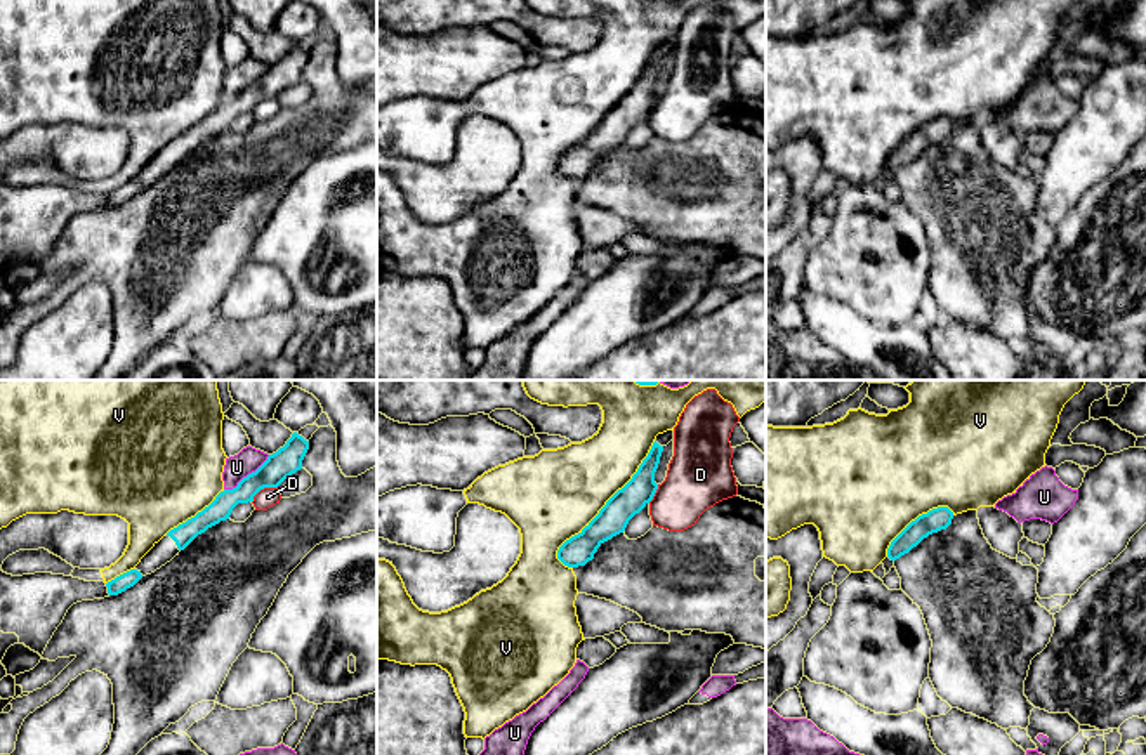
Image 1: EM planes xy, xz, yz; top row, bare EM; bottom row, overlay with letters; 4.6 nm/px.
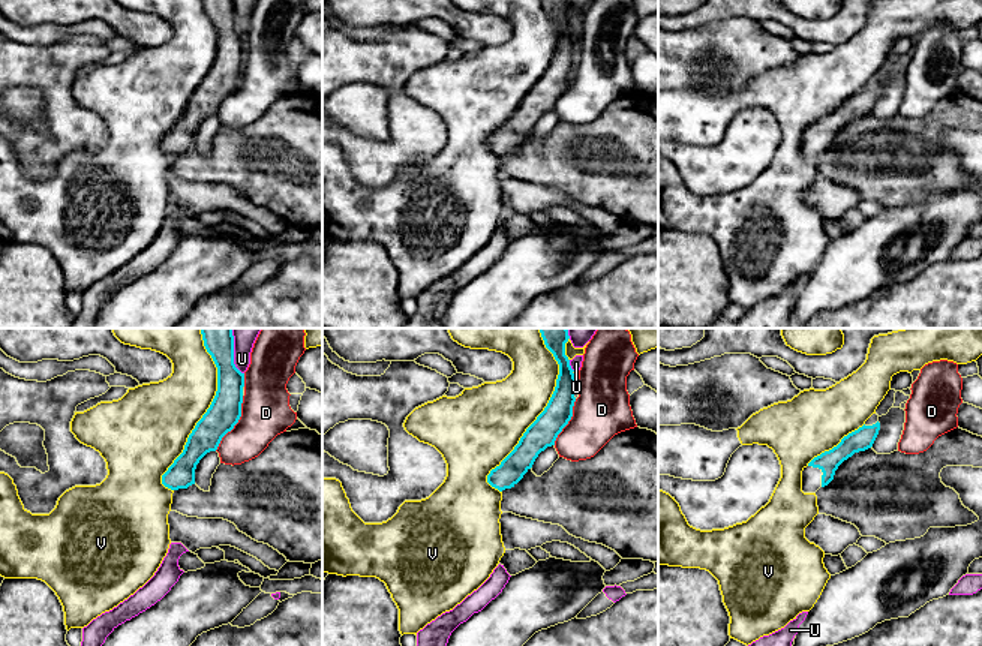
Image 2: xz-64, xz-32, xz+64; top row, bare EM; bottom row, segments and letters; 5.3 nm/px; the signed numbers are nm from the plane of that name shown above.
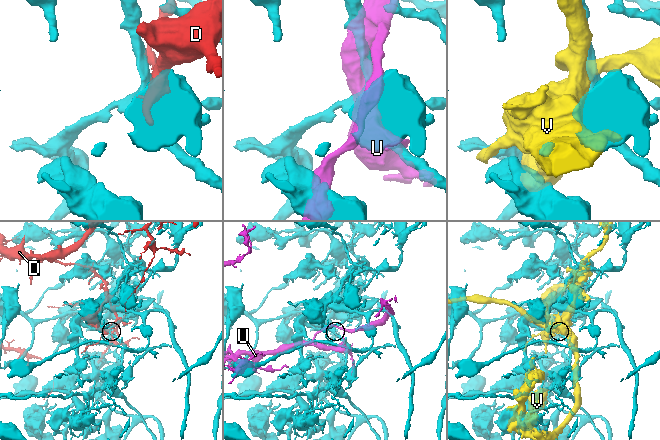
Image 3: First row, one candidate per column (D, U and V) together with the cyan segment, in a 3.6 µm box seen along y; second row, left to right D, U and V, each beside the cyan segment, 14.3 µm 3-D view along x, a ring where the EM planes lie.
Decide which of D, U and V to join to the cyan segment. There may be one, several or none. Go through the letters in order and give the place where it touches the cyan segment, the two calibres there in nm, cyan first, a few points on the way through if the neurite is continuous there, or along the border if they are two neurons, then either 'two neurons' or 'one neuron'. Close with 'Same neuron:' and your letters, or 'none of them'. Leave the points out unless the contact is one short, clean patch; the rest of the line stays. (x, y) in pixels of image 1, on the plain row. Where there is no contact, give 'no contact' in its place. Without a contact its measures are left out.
D: xy (263, 99) | 140/90 nm | two neurons
U: xy (249, 85) | 140/120 nm | two neurons
V: xz (605, 117) | 140/400 nm | two neurons
Same neuron: none of them

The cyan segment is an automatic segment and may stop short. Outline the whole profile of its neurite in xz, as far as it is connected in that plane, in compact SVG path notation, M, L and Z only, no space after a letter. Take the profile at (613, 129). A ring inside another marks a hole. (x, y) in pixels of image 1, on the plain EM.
M655 52L632 90L606 113L578 146L559 158L557 170L564 177L585 177L604 153L623 144L629 132L653 111L658 101L655 83L662 62L663 57Z

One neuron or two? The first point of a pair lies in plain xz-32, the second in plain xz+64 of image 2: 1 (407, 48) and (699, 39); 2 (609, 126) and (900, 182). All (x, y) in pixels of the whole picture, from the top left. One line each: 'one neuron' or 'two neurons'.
1: one neuron
2: one neuron

